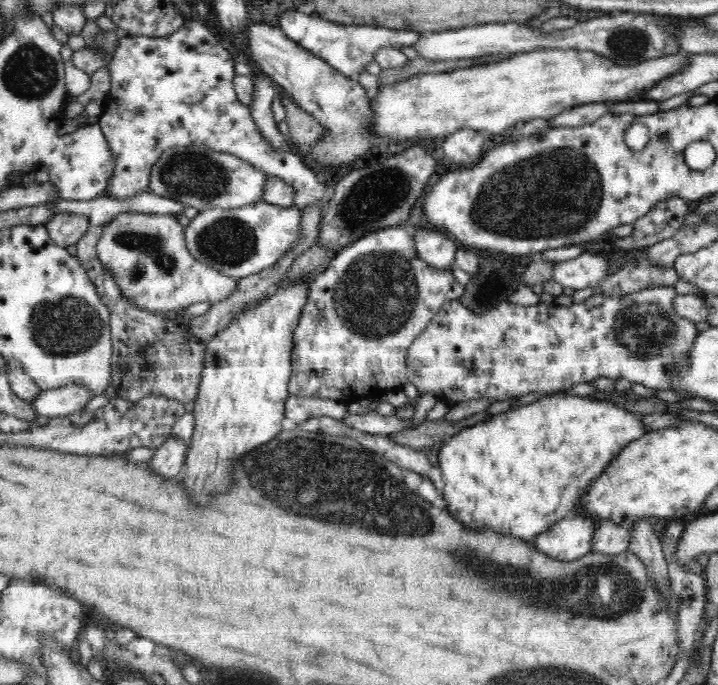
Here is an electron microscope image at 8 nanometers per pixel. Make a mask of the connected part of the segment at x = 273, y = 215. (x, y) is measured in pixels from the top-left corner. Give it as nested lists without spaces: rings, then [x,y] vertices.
[[[260,201],[256,204],[243,207],[232,207],[232,210],[208,209],[199,210],[195,218],[190,219],[190,223],[184,227],[184,239],[187,243],[188,251],[196,261],[203,263],[210,269],[223,272],[224,275],[236,279],[245,278],[250,274],[257,274],[276,264],[292,246],[300,241],[300,209],[294,205],[286,208]]]

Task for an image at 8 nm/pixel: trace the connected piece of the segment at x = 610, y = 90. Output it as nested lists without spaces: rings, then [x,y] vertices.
[[[550,48],[526,53],[515,53],[502,60],[473,67],[456,69],[449,73],[420,73],[409,76],[391,85],[379,87],[372,92],[374,98],[375,120],[371,129],[379,138],[389,138],[392,142],[422,138],[428,136],[448,136],[462,129],[476,131],[486,130],[490,134],[509,132],[513,127],[533,118],[550,119],[565,110],[596,102],[608,100],[632,100],[644,90],[648,92],[654,85],[668,77],[675,76],[687,68],[690,54],[674,52],[660,58],[645,59],[644,62],[634,63],[636,66],[624,66],[622,63],[612,63],[610,58],[592,50],[576,50],[572,48]]]

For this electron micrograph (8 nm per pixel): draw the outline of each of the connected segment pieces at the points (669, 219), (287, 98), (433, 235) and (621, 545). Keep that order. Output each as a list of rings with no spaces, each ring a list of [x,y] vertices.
[[[679,196],[662,200],[652,207],[647,216],[633,222],[630,236],[618,237],[614,244],[627,252],[644,250],[662,240],[672,238],[688,213],[689,201]]]
[[[279,87],[278,94],[285,108],[285,120],[289,126],[289,141],[293,146],[306,148],[314,146],[321,136],[324,135],[324,127],[312,118],[310,113],[307,113],[298,104],[292,102],[292,96],[285,90]]]
[[[418,228],[412,231],[419,258],[432,268],[452,270],[459,247],[455,240],[441,234],[438,229]]]
[[[598,520],[595,526],[594,545],[591,552],[620,554],[629,550],[630,529],[611,521]]]

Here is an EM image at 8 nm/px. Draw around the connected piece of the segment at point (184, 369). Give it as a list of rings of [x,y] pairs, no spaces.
[[[98,258],[84,265],[87,276],[96,287],[101,302],[109,309],[113,352],[111,382],[116,396],[139,401],[150,396],[168,397],[184,404],[194,401],[201,382],[206,349],[204,343],[186,335],[191,320],[183,320],[185,312],[150,314],[137,309],[120,292],[113,274]]]

